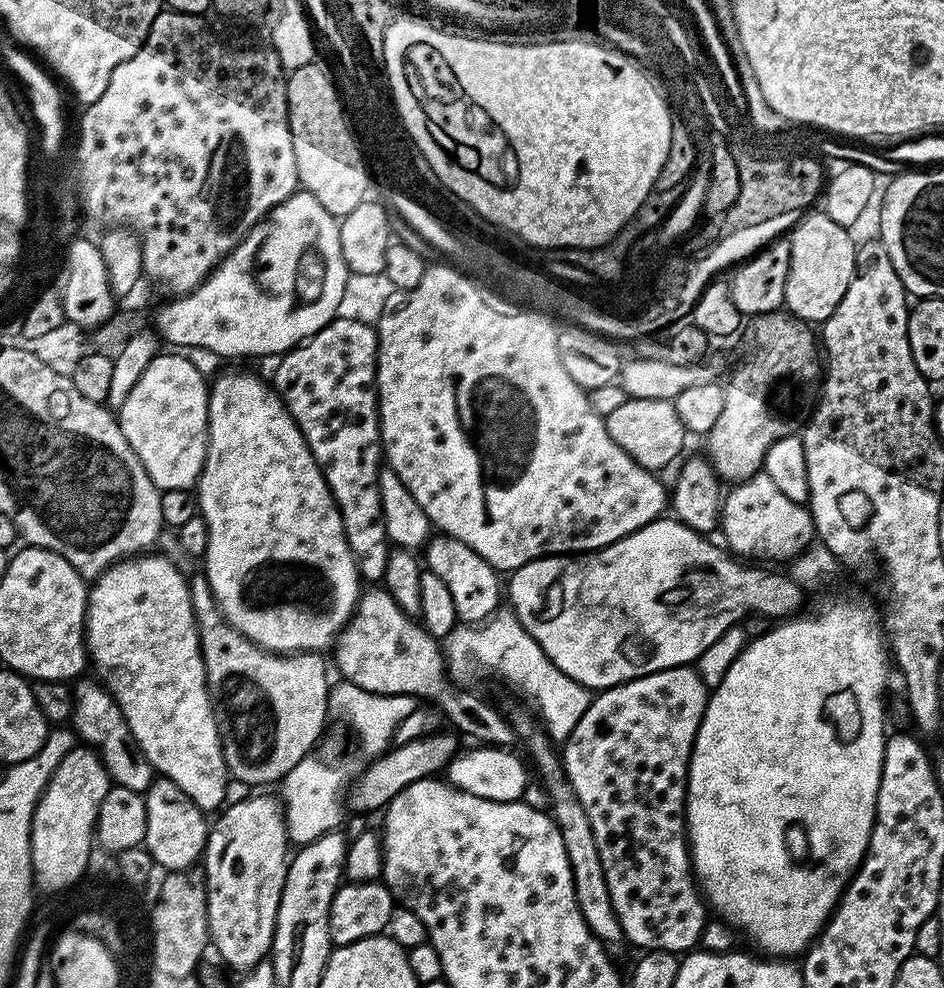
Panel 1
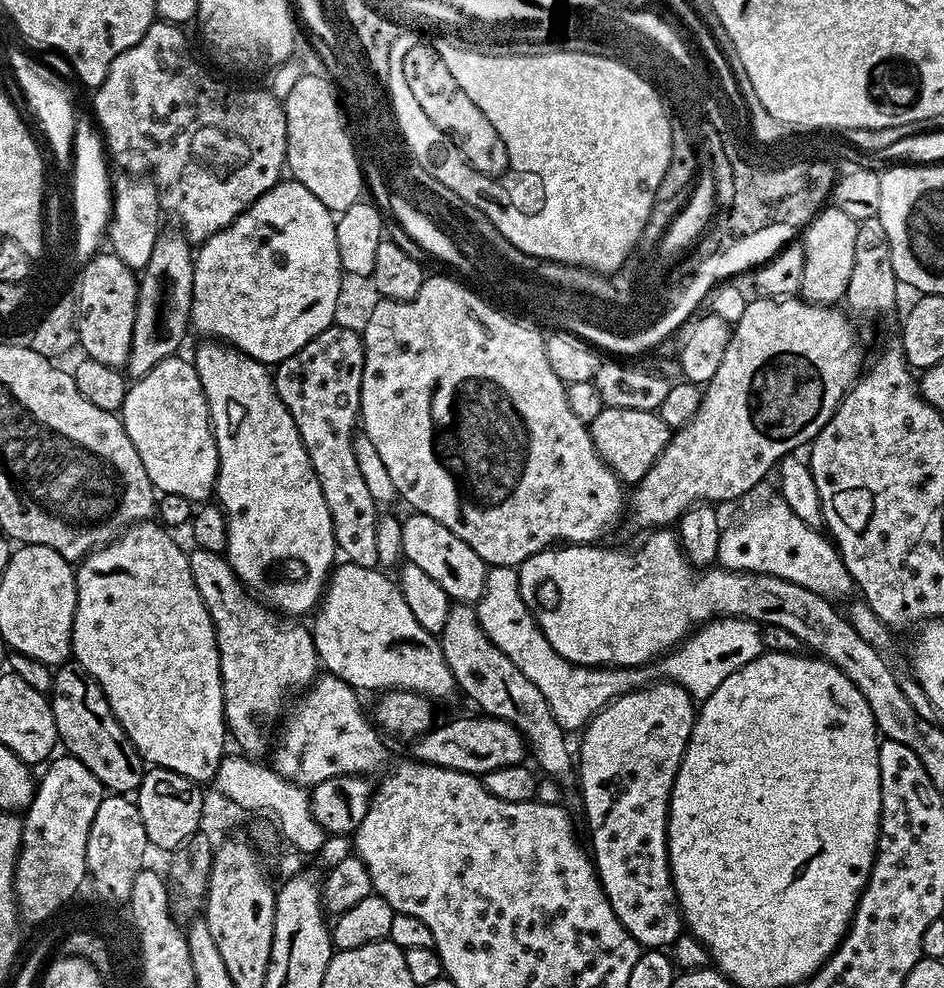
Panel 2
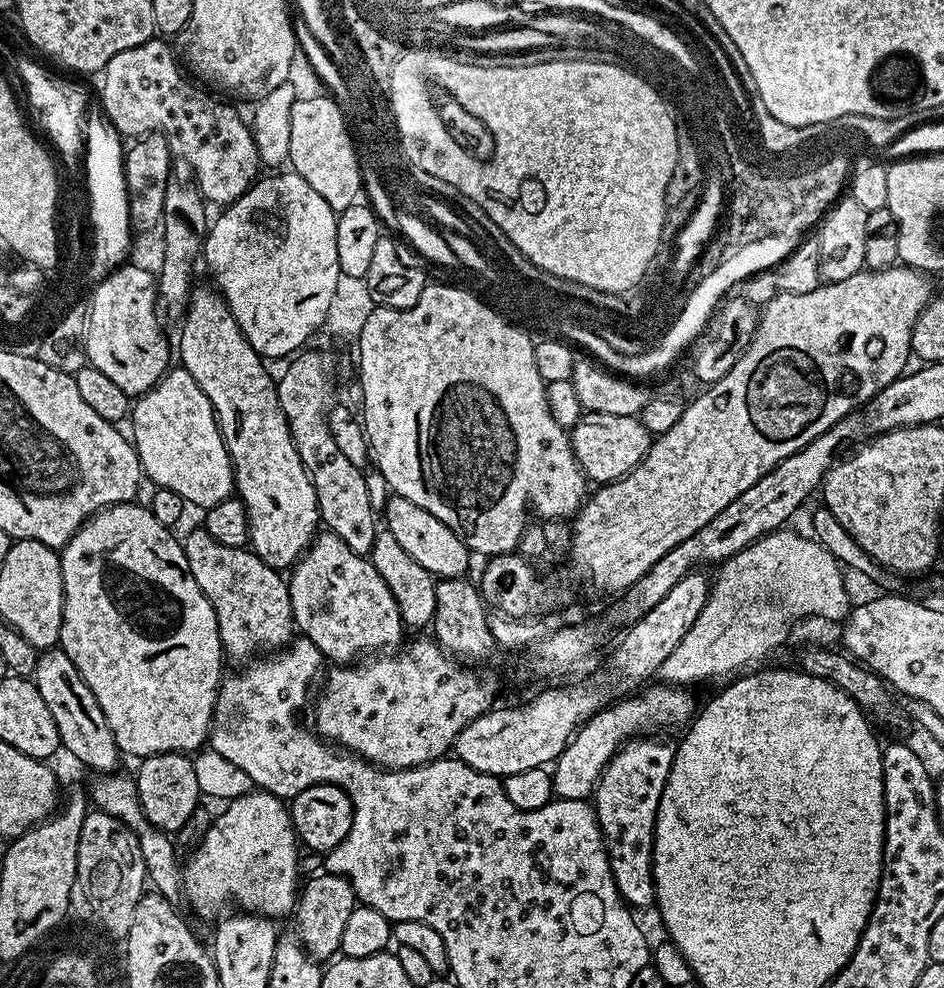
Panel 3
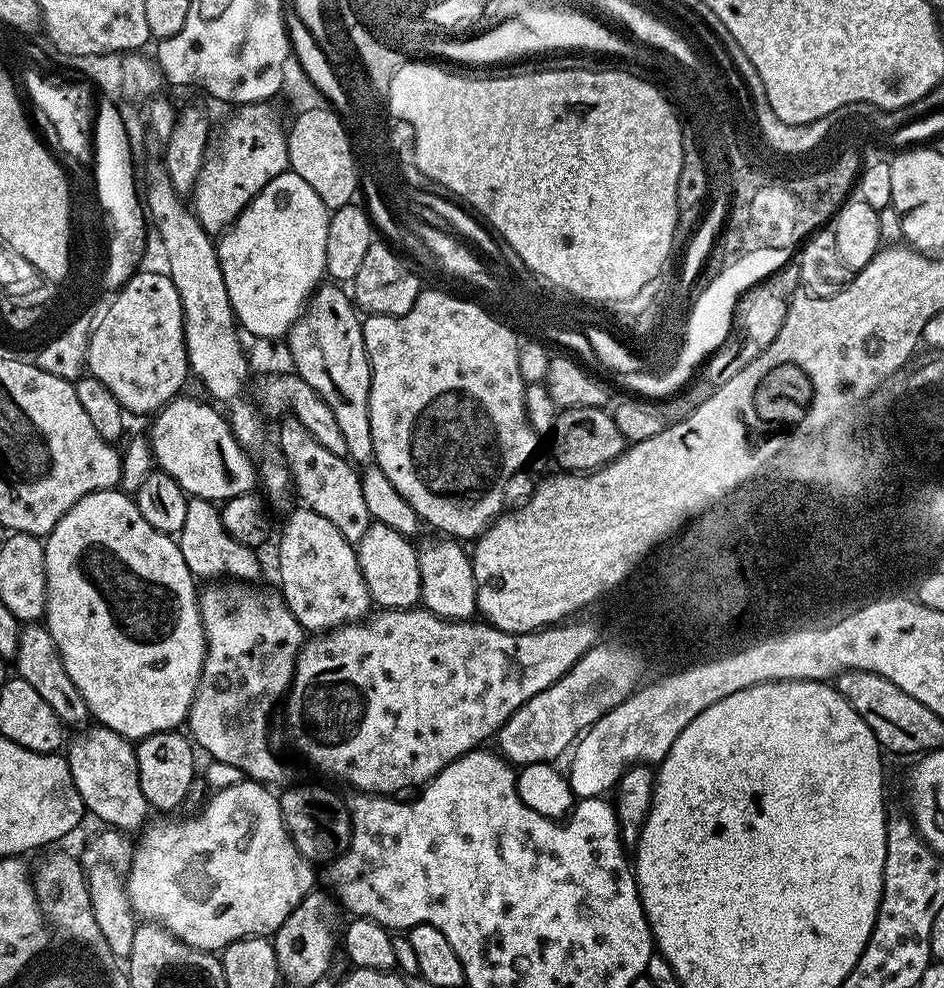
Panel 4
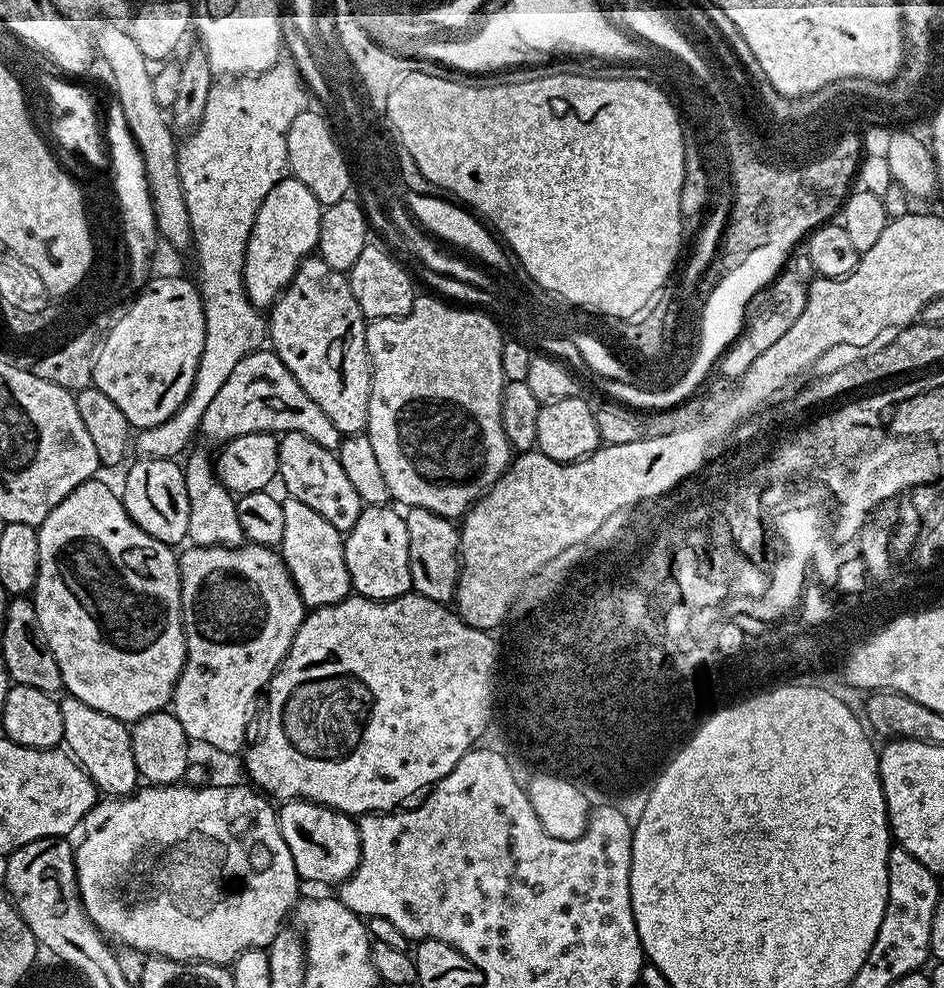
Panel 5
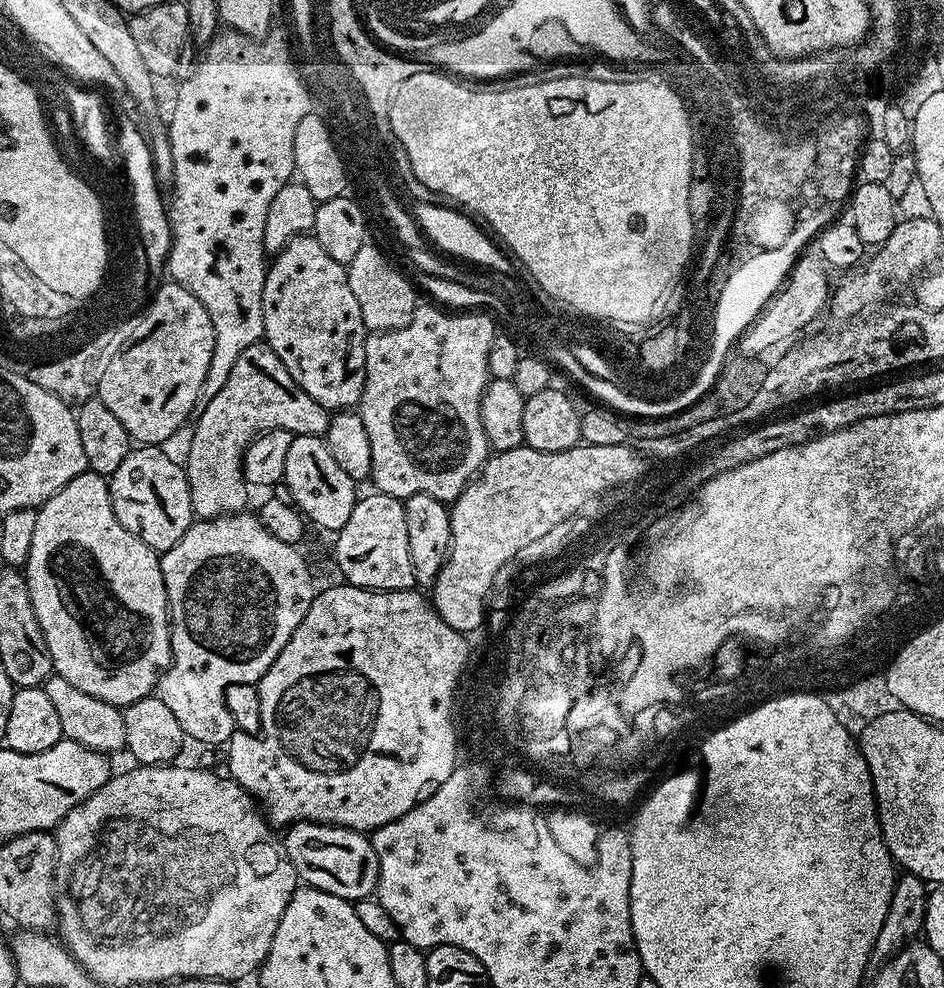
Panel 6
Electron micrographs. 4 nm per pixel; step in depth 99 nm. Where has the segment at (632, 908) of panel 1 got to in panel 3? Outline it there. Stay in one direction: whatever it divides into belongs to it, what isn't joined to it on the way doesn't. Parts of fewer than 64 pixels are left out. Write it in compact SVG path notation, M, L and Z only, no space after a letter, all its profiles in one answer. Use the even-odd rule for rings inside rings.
M629 738L617 752L600 775L594 793L594 807L600 829L604 835L604 843L608 849L608 860L612 863L612 873L616 879L616 888L624 903L633 909L651 909L656 902L656 887L652 873L652 847L654 846L654 826L658 814L658 802L662 798L662 790L666 786L666 778L670 778L673 745L656 738Z

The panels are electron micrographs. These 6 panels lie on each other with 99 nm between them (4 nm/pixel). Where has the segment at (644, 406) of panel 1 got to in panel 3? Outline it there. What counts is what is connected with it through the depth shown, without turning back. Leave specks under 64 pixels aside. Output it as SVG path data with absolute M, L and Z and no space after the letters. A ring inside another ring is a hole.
M584 412L570 429L572 453L589 481L593 485L603 486L621 480L642 462L648 452L654 436L648 432L640 418L622 414L598 414Z

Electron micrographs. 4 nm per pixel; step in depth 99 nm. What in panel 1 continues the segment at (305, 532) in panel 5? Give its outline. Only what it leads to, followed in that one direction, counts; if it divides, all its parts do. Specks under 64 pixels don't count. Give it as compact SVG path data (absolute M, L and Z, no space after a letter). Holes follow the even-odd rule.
M383 587L373 588L376 588L373 592L365 591L356 601L356 611L338 637L334 653L339 675L367 692L415 696L421 701L433 700L453 724L451 727L461 737L469 736L472 742L484 746L515 745L518 737L512 729L511 719L503 716L498 709L491 708L482 697L463 692L460 689L463 687L450 679L437 637L430 635L413 617L406 615Z

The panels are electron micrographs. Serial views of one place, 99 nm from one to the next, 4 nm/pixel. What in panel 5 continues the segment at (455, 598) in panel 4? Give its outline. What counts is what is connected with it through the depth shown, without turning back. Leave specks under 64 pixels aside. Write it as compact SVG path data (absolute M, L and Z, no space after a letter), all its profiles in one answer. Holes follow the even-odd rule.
M408 508L403 513L406 522L406 538L410 538L408 565L412 579L412 592L425 596L439 604L448 604L456 595L456 583L460 581L462 561L460 559L460 530L449 517L439 516L425 508Z

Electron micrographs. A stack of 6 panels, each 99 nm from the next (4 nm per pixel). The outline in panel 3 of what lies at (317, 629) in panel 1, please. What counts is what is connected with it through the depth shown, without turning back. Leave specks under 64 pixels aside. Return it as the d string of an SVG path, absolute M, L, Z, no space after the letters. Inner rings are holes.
M193 287L191 294L188 296L188 311L184 313L182 323L179 327L180 326L179 363L188 371L190 375L192 375L194 382L198 382L198 386L206 394L206 398L212 403L212 408L216 412L216 425L220 427L220 433L224 439L224 445L226 446L226 450L232 459L232 473L236 479L234 492L240 501L246 506L246 514L248 515L248 538L250 541L251 551L255 552L258 558L262 558L262 562L266 562L274 569L291 569L293 565L295 565L296 561L308 551L308 546L317 535L322 521L320 519L320 511L318 510L318 498L314 494L312 480L308 477L306 466L302 466L302 458L298 458L298 450L294 446L294 438L290 434L290 426L286 422L286 414L282 414L282 406L278 402L276 380L274 379L274 376L271 376L271 374L268 373L268 368L264 365L267 363L265 363L262 357L257 354L254 350L254 346L250 346L250 342L246 338L246 334L242 334L242 330L238 326L238 322L230 310L230 306L226 303L226 301L224 301L223 296L220 295L219 291L217 291L215 287Z

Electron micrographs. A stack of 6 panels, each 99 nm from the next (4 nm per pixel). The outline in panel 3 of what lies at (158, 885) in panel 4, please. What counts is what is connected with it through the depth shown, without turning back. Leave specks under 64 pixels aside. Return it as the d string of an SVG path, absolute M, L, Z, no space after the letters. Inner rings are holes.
M250 790L245 796L227 801L221 816L217 815L212 822L212 828L200 844L191 849L192 857L182 868L184 878L183 899L204 920L215 921L225 911L224 903L232 899L241 904L243 911L257 916L277 918L293 911L298 903L298 883L296 875L300 872L300 864L296 861L298 837L292 829L290 808L281 797L263 790Z

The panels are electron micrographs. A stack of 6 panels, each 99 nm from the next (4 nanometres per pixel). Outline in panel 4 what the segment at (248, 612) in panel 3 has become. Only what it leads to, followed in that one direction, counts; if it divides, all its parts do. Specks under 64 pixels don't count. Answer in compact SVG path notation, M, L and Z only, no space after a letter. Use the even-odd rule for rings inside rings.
M189 499L186 506L186 522L178 534L178 543L186 566L193 576L204 582L216 582L227 578L232 582L256 582L260 576L260 560L253 549L230 538L226 526L222 526L219 507L210 500Z

